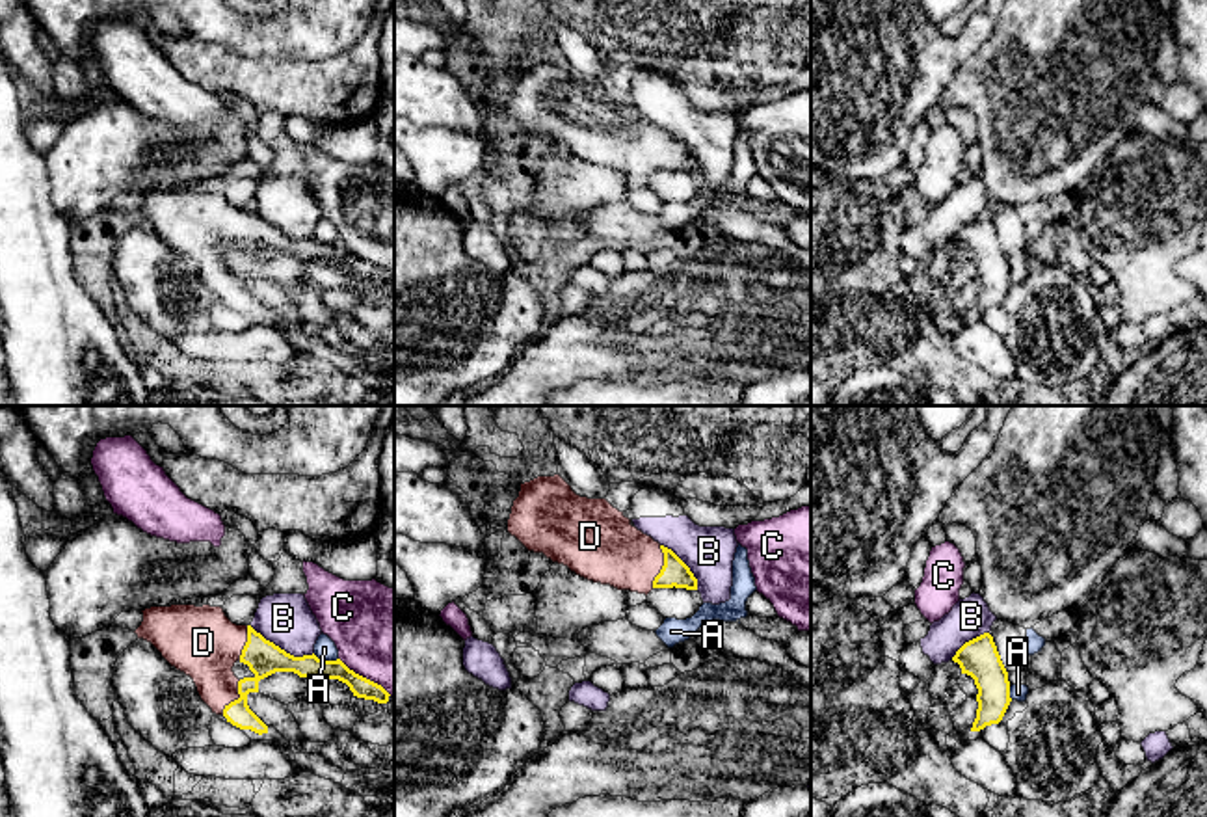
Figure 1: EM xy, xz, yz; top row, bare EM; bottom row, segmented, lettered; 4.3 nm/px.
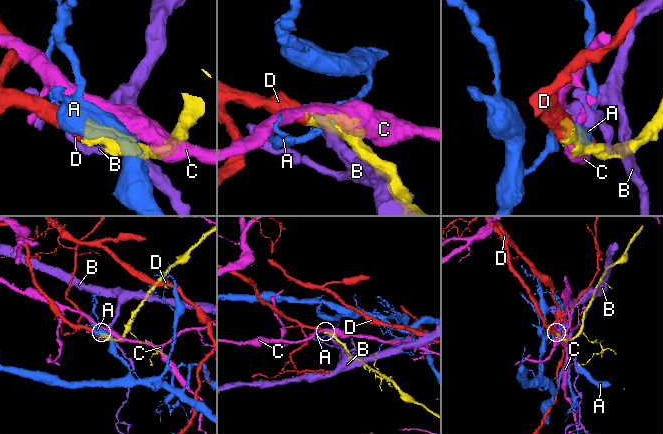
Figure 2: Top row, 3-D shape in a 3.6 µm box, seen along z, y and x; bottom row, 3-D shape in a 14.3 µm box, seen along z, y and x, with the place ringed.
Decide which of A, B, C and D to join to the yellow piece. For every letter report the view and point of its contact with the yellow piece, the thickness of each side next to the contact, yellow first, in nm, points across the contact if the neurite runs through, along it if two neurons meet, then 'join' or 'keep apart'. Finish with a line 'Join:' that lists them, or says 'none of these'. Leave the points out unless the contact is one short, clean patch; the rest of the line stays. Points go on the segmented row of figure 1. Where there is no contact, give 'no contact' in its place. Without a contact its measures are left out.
A: xy (326, 661) | 130/90 nm | keep apart
B: xy (279, 648) | 150/220 nm | along xy (250, 626), (294, 656), (313, 654) | keep apart
C: xy (365, 678) | 100/420 nm | along xy (339, 657), (391, 695) | keep apart
D: xz (663, 566) | 120/300 nm | across xz (674, 572), (663, 566), (638, 564), (609, 549) | join
Join: D

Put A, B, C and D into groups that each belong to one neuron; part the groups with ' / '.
A / B / C / D

